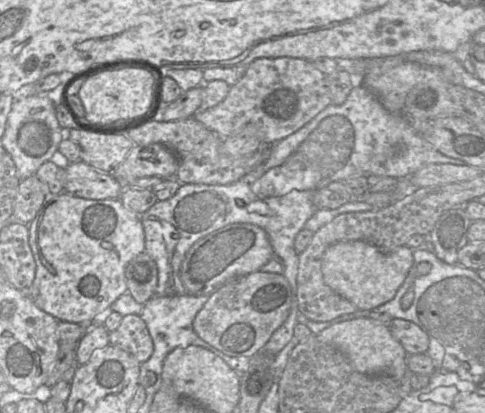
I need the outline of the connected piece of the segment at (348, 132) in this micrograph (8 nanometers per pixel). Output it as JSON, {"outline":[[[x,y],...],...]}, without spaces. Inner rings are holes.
{"outline":[[[361,84],[352,88],[343,104],[327,106],[298,131],[268,147],[268,158],[238,181],[227,185],[181,183],[171,198],[158,200],[140,215],[140,219],[144,229],[145,252],[155,261],[158,269],[157,296],[187,294],[180,278],[180,267],[187,251],[201,238],[234,223],[249,223],[262,228],[269,238],[274,257],[283,265],[283,275],[292,294],[287,319],[261,349],[277,355],[293,338],[297,323],[305,325],[313,335],[317,335],[334,324],[367,317],[367,311],[357,310],[327,322],[315,322],[298,311],[298,253],[294,240],[317,210],[312,202],[314,193],[332,182],[356,176],[376,178],[372,179],[371,192],[391,192],[399,187],[398,179],[409,178],[426,165],[466,164],[436,150],[412,128],[404,115],[389,112]],[[257,199],[266,203],[268,214],[247,211],[246,205]]]}

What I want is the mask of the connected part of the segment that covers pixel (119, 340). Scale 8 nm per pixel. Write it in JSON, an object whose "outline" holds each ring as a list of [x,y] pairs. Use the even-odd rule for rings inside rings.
{"outline":[[[135,314],[123,316],[119,327],[109,332],[109,343],[131,354],[140,363],[148,360],[154,349],[145,322]]]}

